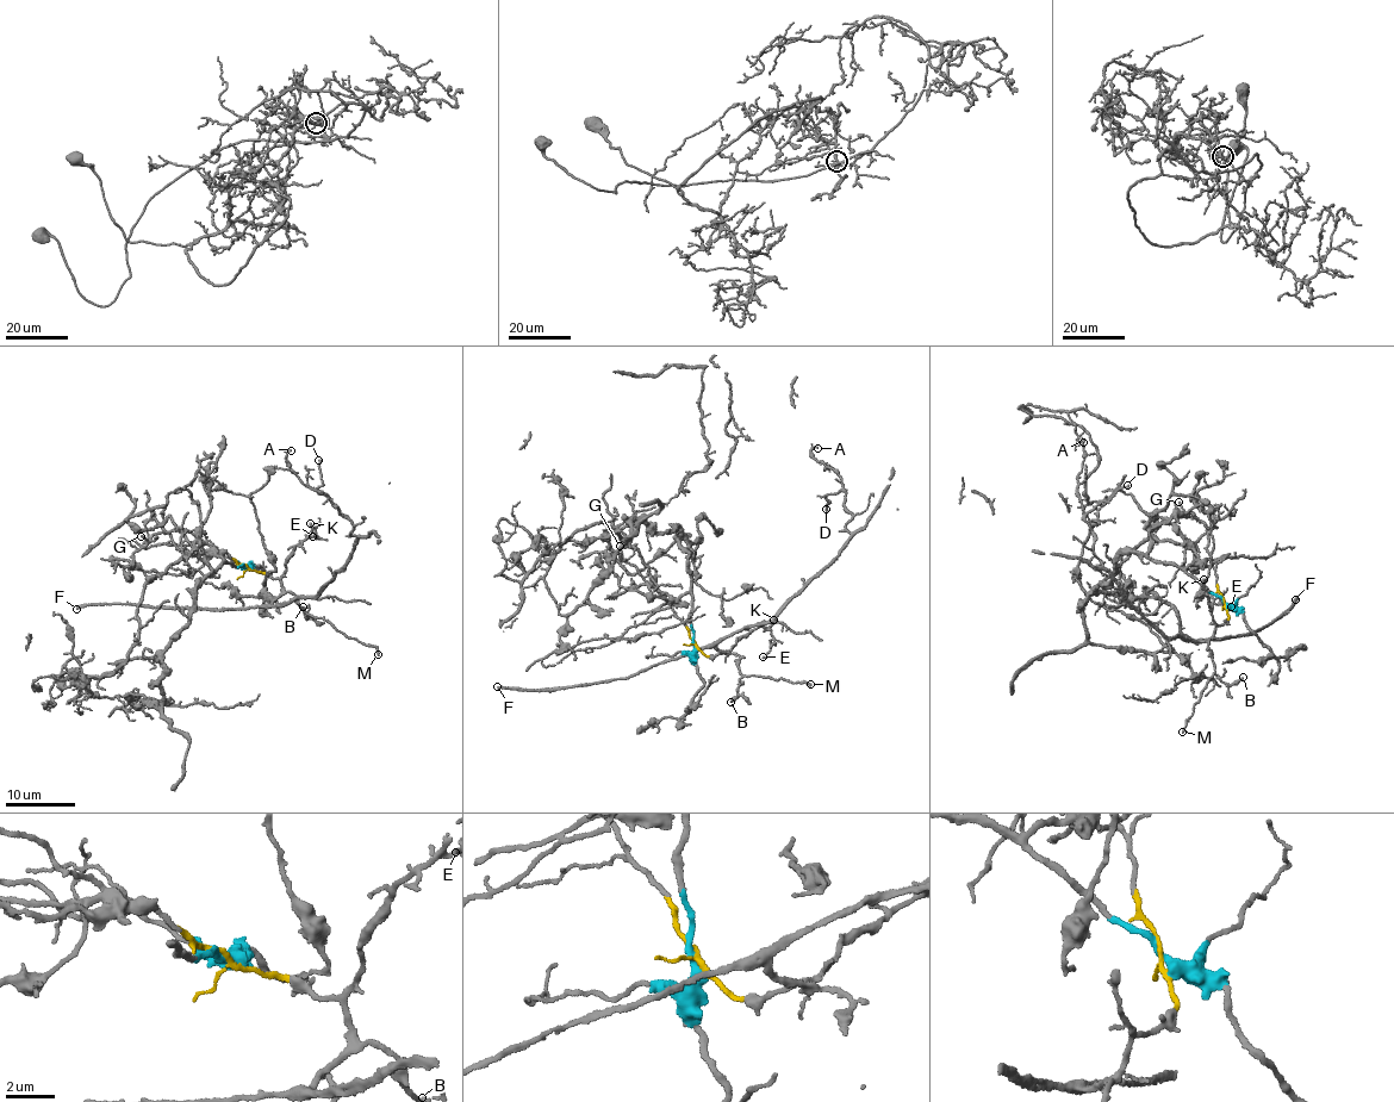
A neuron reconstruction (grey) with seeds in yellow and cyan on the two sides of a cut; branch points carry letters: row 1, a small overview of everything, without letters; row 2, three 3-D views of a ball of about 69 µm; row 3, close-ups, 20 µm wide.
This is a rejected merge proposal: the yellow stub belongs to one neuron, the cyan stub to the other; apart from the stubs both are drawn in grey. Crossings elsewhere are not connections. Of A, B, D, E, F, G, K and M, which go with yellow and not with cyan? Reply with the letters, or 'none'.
A, B, D, E, F, G, K, M

